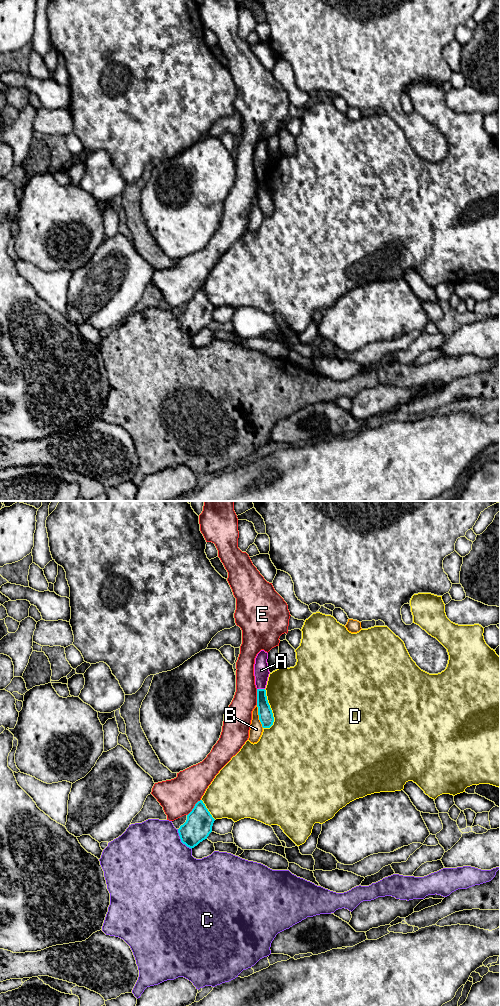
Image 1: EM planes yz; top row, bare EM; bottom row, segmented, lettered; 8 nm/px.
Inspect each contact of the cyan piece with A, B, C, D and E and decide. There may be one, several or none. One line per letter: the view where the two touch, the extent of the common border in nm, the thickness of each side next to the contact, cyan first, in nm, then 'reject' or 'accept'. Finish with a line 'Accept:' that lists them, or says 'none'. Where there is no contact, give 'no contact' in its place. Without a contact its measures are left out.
A: yz | 60 nm | 120/130 nm | accept
B: yz | 190 nm | 120/110 nm | reject
C: yz | 200 nm | 220/500 nm | reject
D: yz | 320 nm | 120/480 nm | reject
E: yz | 170 nm | 220/300 nm | reject
Accept: A

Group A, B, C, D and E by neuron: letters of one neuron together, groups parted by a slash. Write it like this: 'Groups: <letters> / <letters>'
Groups: A / B / C / D / E

